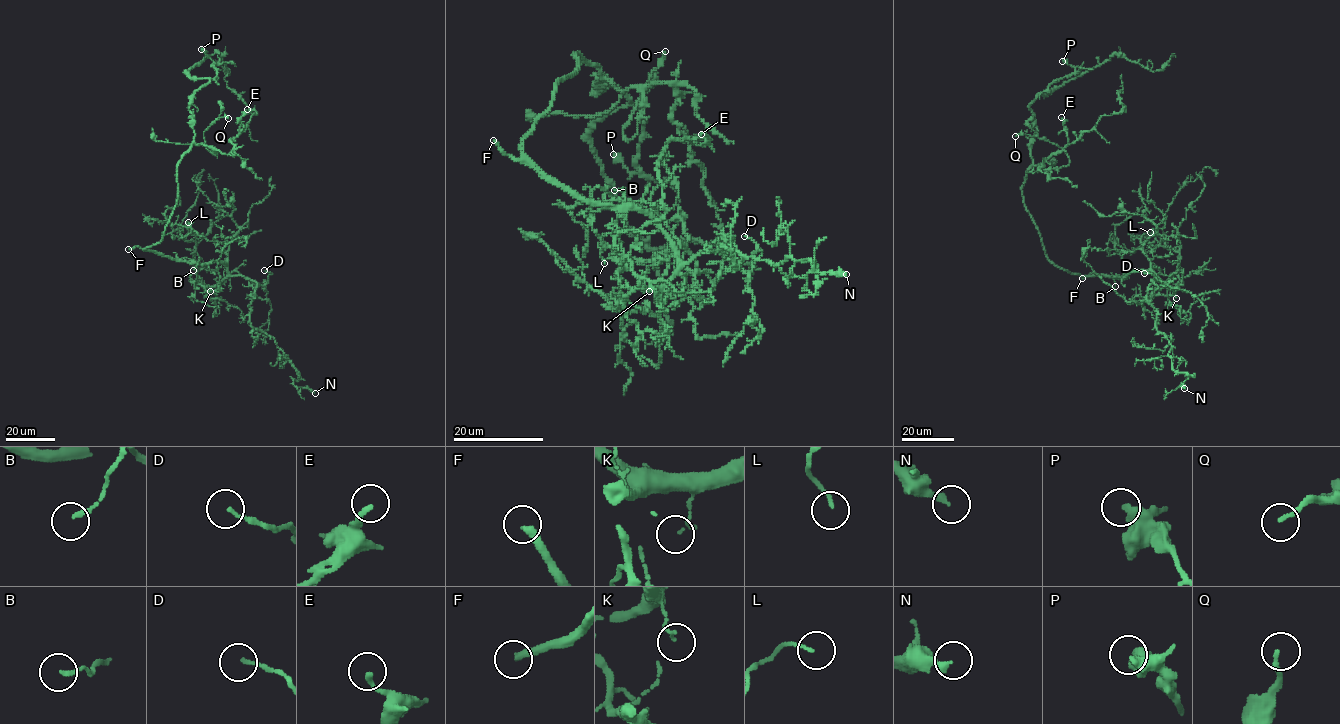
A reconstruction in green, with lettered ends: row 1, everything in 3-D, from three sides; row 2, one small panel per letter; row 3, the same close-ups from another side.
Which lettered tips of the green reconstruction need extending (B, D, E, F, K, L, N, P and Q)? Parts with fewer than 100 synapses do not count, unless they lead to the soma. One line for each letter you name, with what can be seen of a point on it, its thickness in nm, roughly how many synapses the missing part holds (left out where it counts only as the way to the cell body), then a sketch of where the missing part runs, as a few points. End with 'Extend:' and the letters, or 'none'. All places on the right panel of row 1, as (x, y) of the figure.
F: at (1082, 278); 300 nm thick; missing branch runs (1082, 278), (1058, 281), (1039, 278), (1030, 262), (1033, 241)
Extend: F

